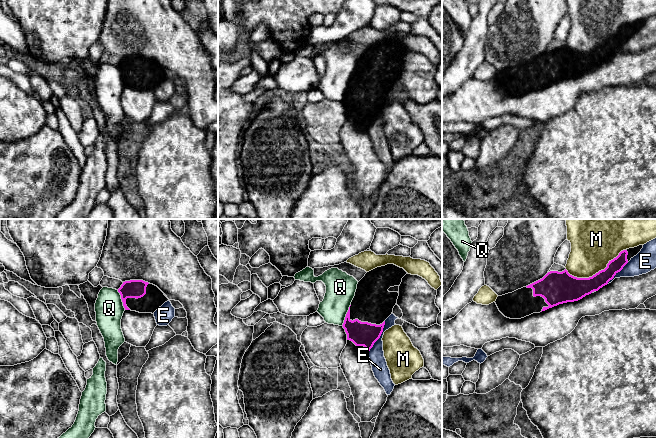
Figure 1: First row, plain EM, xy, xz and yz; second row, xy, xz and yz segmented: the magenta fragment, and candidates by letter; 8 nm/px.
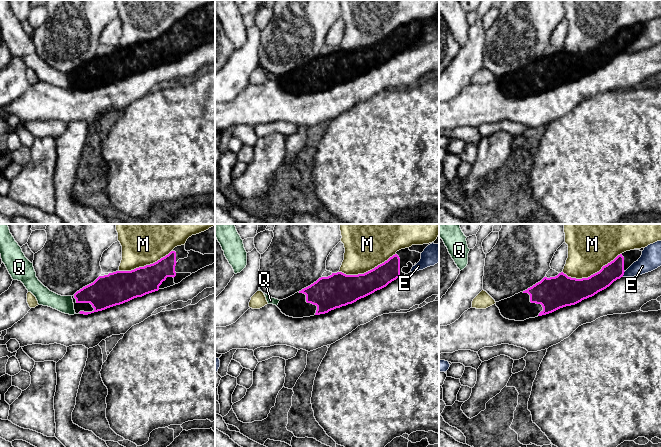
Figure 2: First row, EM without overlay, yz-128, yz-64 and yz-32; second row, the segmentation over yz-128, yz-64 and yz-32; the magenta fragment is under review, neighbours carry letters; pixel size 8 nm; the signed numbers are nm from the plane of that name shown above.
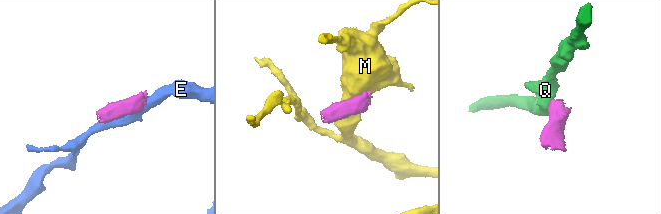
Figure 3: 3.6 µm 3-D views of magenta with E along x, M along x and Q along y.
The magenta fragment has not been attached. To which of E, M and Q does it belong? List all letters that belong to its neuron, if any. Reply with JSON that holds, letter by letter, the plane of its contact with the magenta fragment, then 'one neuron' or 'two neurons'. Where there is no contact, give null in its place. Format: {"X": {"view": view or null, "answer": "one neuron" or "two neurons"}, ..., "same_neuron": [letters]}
{"E": {"view": "xz", "answer": "two neurons"}, "M": {"view": "yz", "answer": "two neurons"}, "Q": {"view": "xz", "answer": "two neurons"}, "same_neuron": []}

